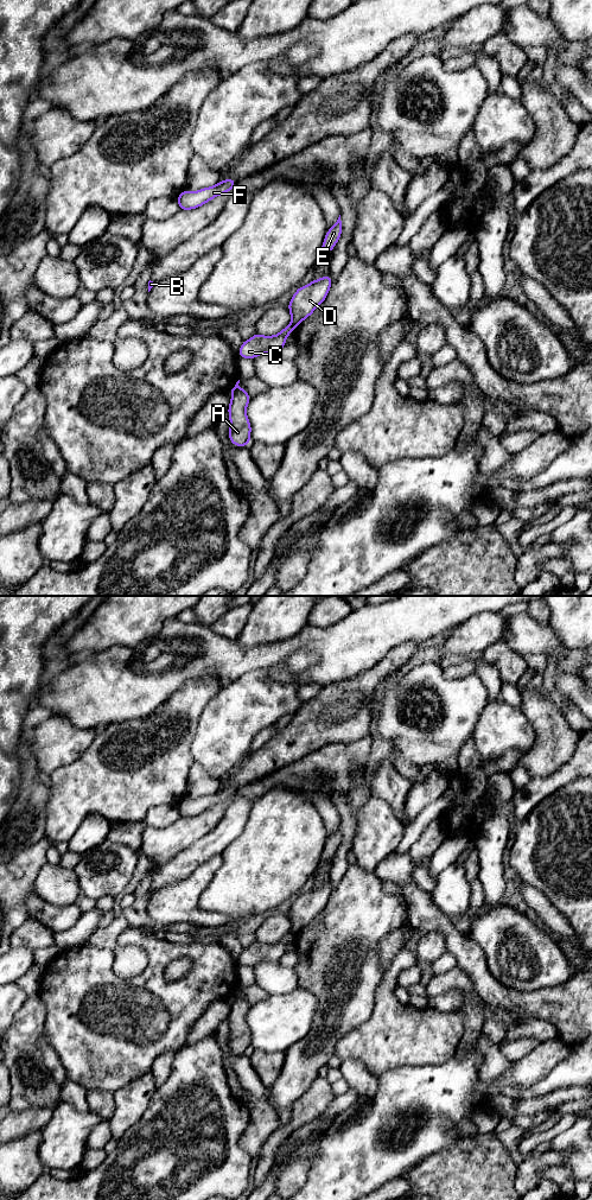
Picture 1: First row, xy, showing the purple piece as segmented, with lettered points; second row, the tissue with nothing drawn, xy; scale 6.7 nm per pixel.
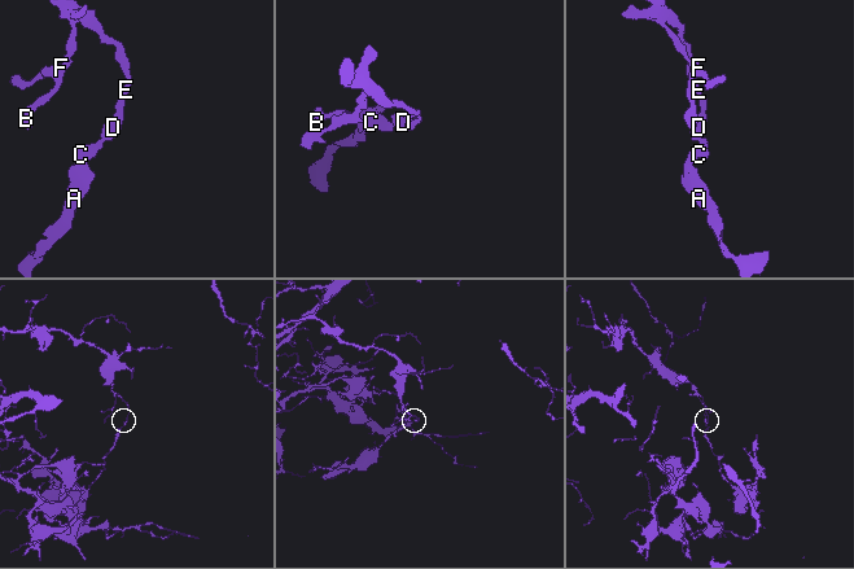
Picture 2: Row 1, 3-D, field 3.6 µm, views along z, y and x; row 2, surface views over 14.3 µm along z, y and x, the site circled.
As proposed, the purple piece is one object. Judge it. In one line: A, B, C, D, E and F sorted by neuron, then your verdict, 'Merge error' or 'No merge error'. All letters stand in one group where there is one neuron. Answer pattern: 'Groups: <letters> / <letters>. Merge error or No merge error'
Groups: A C / B D E F. Merge error

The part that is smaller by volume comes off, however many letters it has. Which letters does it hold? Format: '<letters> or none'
A, C

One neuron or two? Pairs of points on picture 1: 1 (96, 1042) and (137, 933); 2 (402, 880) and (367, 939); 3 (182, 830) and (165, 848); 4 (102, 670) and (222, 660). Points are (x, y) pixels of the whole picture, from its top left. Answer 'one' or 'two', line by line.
1: one
2: two
3: one
4: one

